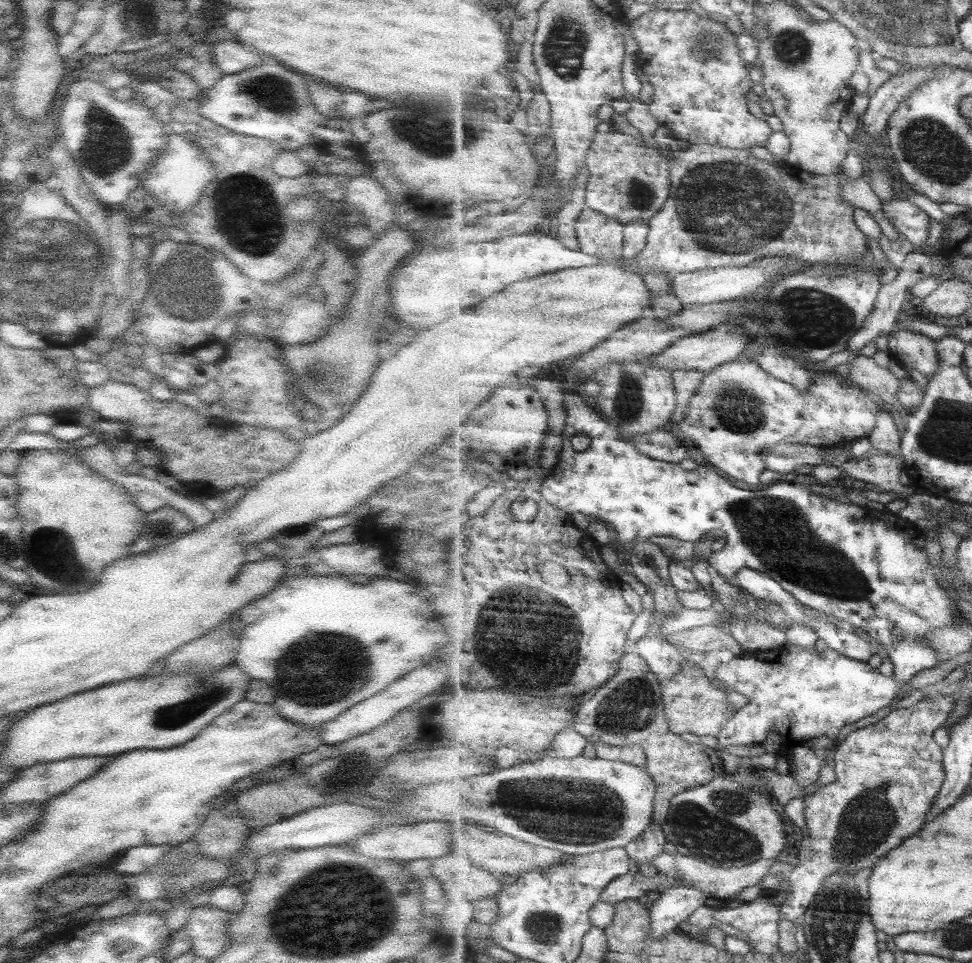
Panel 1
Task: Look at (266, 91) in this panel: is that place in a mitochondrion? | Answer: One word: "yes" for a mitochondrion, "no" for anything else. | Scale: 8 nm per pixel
yes

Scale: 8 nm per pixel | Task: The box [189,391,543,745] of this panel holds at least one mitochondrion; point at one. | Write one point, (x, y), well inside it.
(323, 671)

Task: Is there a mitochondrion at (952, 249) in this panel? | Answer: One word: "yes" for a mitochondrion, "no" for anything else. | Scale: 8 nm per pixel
no

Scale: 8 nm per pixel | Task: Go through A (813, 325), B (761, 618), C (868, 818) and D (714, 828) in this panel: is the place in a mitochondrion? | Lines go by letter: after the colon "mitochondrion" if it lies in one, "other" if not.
A: mitochondrion
B: other
C: mitochondrion
D: mitochondrion

